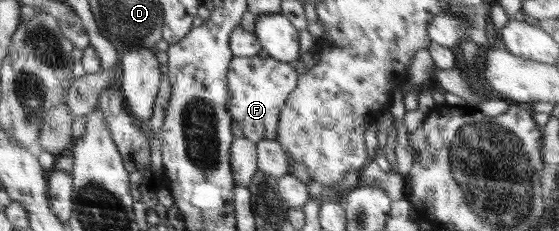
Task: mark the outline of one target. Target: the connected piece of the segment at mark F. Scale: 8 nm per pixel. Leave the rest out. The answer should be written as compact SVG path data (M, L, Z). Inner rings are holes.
M258 55L234 57L230 61L226 80L229 90L227 110L233 122L237 122L238 127L243 131L244 138L253 141L255 144L263 140L276 140L277 125L279 124L281 111L283 110L286 99L295 89L298 82L298 73L295 71L294 65L273 59L271 56L267 58Z

